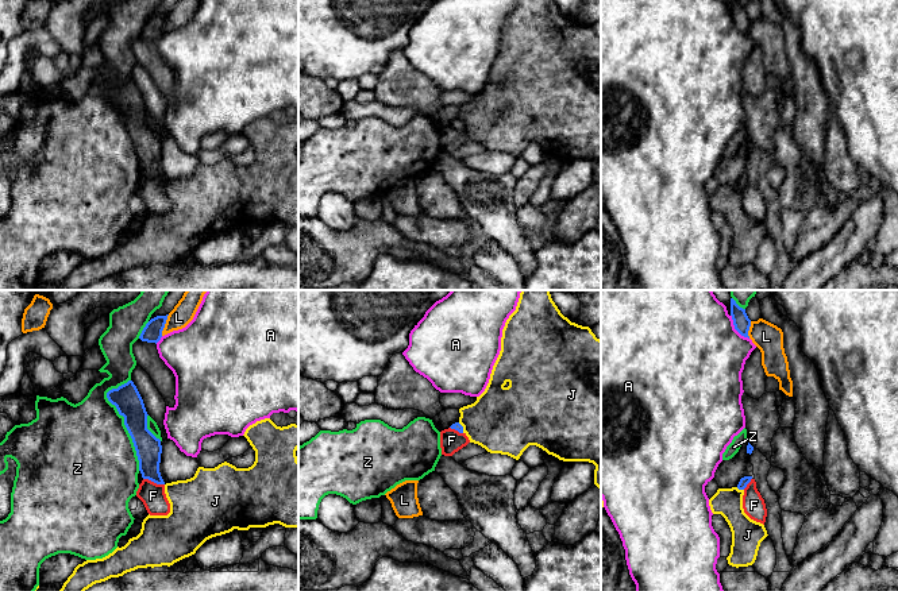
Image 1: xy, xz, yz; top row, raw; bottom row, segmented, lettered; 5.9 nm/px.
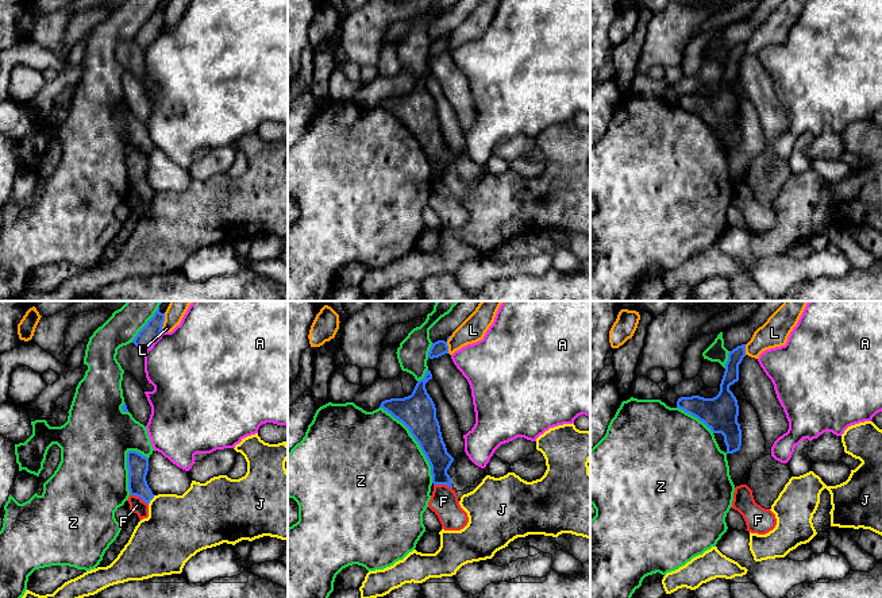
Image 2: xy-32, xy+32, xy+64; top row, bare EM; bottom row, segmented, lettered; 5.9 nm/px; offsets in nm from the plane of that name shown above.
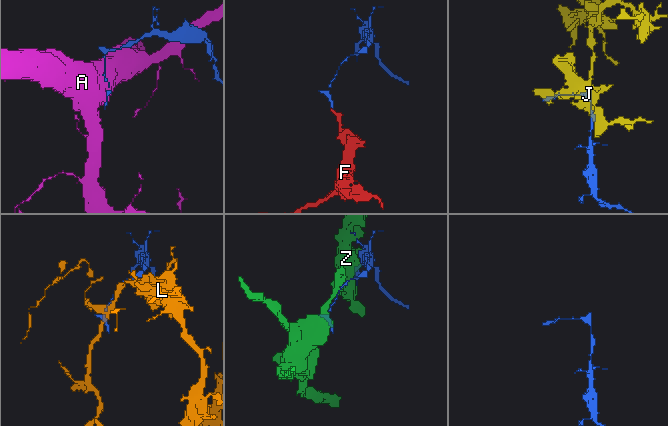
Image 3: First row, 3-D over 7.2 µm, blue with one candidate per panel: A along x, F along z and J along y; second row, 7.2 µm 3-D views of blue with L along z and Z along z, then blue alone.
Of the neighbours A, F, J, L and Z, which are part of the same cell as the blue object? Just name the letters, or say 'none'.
none

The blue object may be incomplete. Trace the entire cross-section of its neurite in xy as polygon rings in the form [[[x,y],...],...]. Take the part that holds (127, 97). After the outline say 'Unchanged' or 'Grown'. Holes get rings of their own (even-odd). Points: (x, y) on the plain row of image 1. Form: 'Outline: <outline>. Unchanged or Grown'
Outline: [[[128,78],[117,86],[109,88],[107,96],[124,115],[124,123],[136,148],[142,175],[157,182],[165,182],[159,170],[161,138],[147,127],[149,112],[134,80]]]. Unchanged

